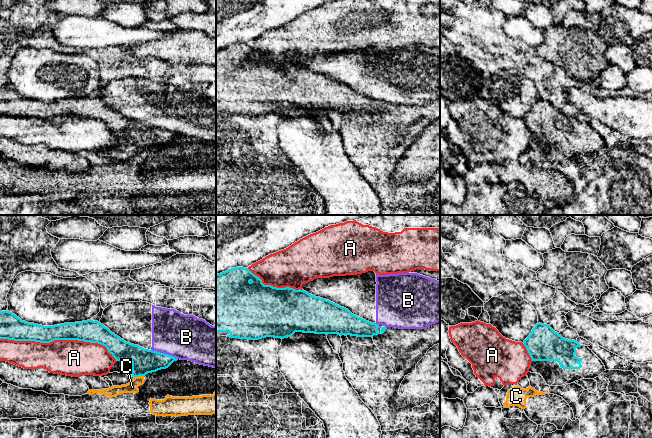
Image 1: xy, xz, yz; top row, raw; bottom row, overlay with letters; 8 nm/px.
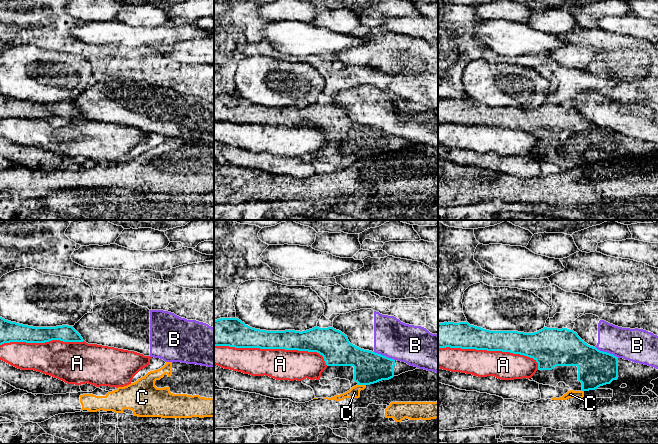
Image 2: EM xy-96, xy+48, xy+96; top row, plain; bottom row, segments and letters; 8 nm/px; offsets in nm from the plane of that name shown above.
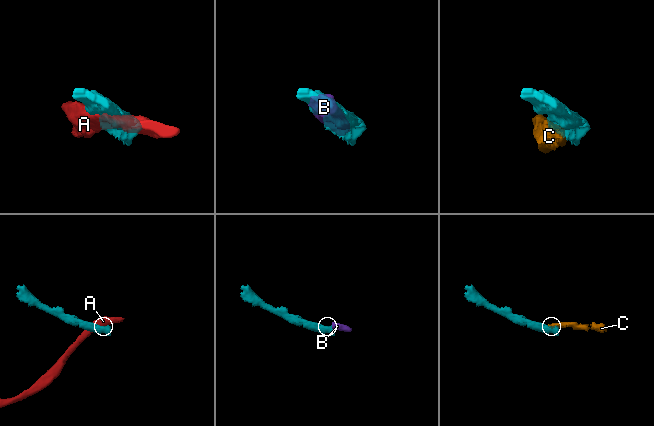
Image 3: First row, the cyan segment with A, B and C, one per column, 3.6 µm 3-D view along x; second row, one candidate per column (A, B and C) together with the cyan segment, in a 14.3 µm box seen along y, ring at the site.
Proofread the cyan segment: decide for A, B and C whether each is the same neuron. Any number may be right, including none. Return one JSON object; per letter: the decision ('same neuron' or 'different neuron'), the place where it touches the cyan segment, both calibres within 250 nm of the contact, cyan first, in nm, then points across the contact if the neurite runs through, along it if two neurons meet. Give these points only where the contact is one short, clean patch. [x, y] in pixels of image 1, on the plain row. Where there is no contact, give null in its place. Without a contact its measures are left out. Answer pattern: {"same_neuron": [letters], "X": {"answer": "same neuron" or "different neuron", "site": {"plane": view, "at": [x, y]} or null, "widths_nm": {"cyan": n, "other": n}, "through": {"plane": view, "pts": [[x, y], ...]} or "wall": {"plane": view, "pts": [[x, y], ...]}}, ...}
{"same_neuron": [], "A": {"answer": "different neuron", "site": {"plane": "xy", "at": [60, 115]}, "widths_nm": {"cyan": 180, "other": 300}}, "B": {"answer": "different neuron", "site": {"plane": "xy", "at": [163, 129]}, "widths_nm": {"cyan": 200, "other": 360}, "wall": {"plane": "xy", "pts": [[151, 125], [170, 130], [177, 135]]}}, "C": {"answer": "different neuron", "site": {"plane": "xy", "at": [138, 152]}, "widths_nm": {"cyan": 200, "other": 100}, "wall": {"plane": "xy", "pts": [[143, 151], [134, 154]]}}}

